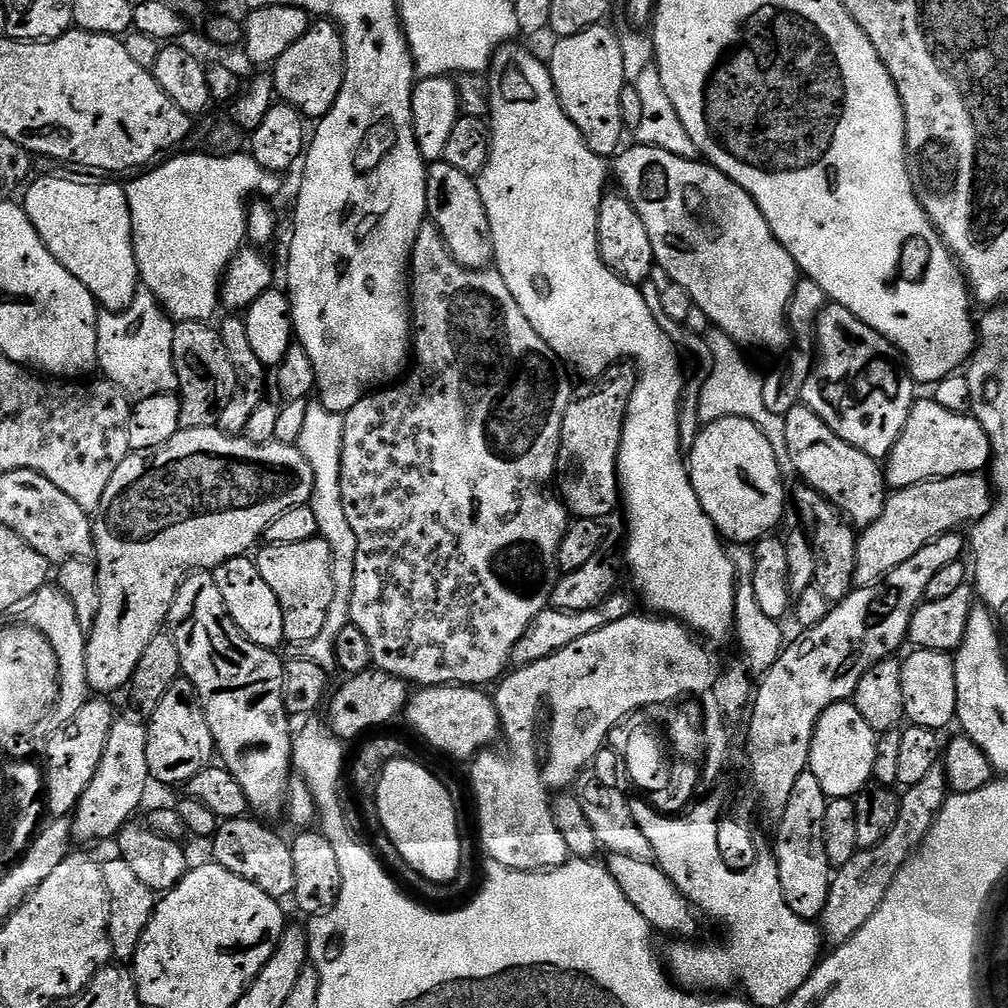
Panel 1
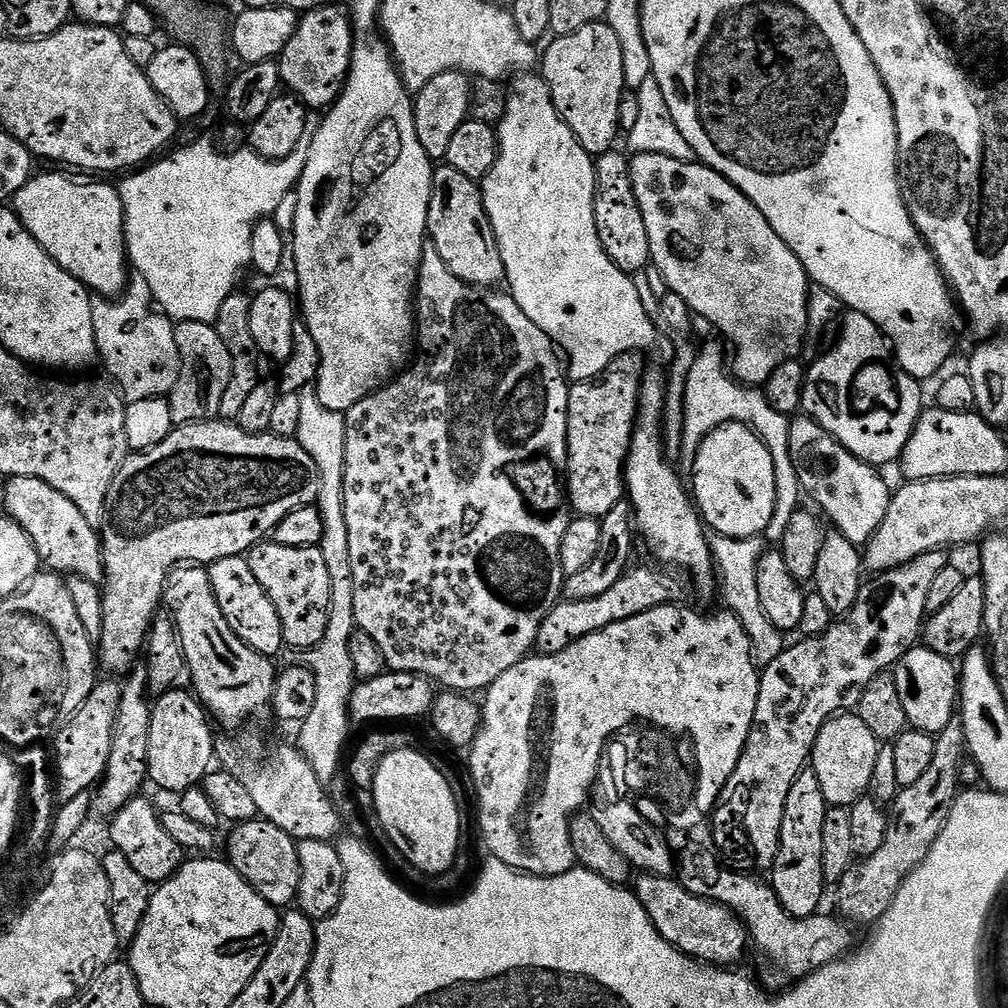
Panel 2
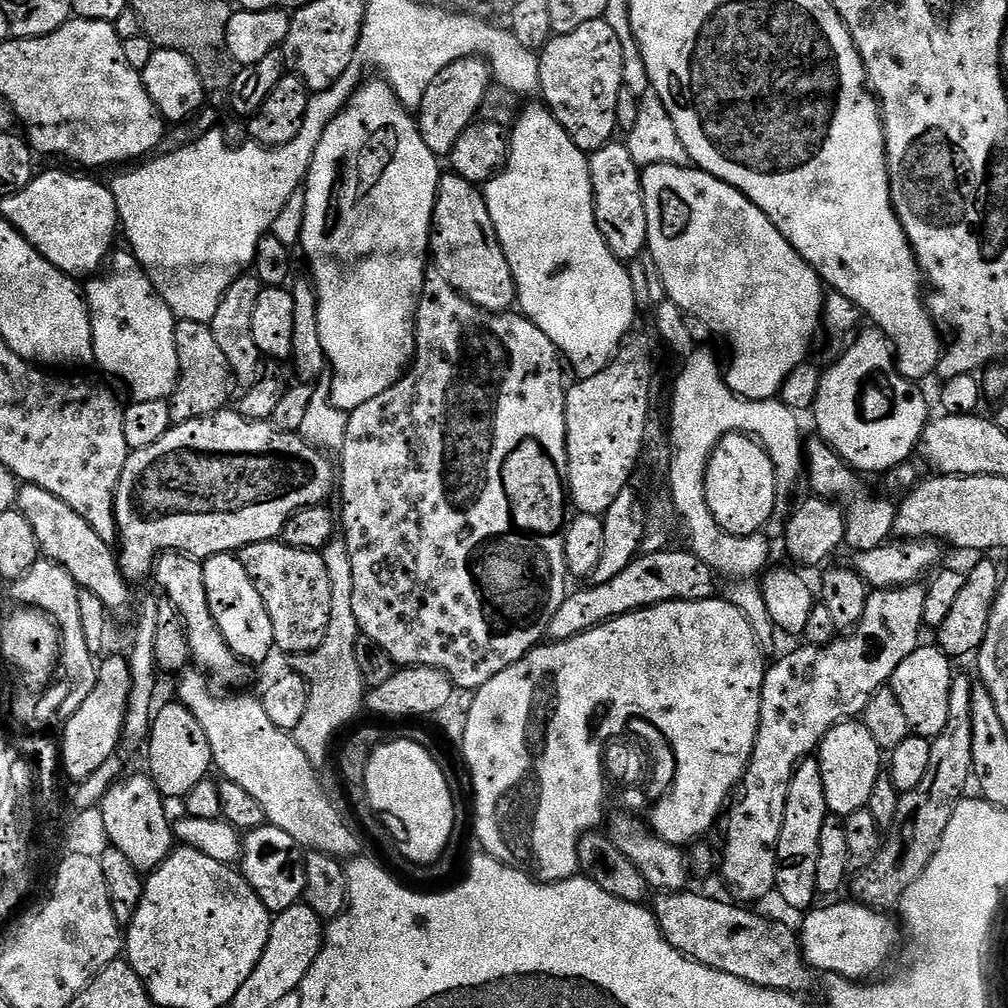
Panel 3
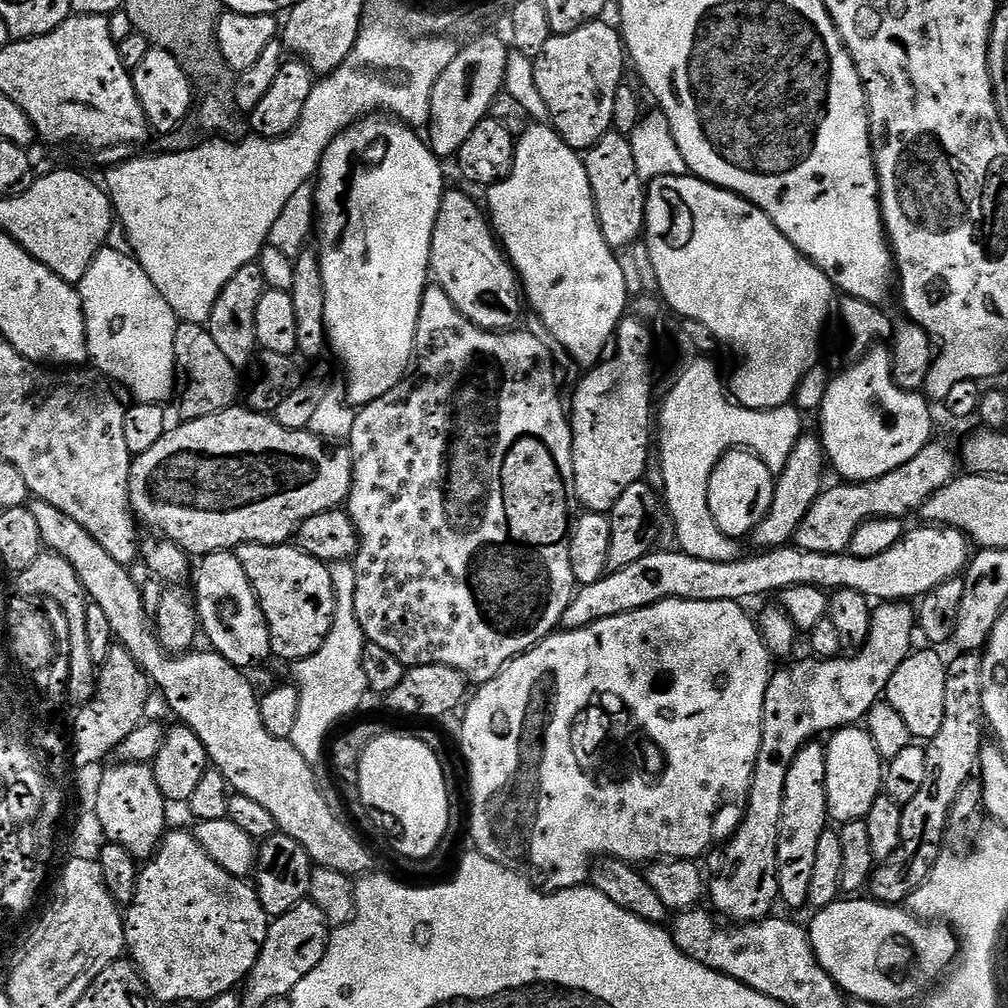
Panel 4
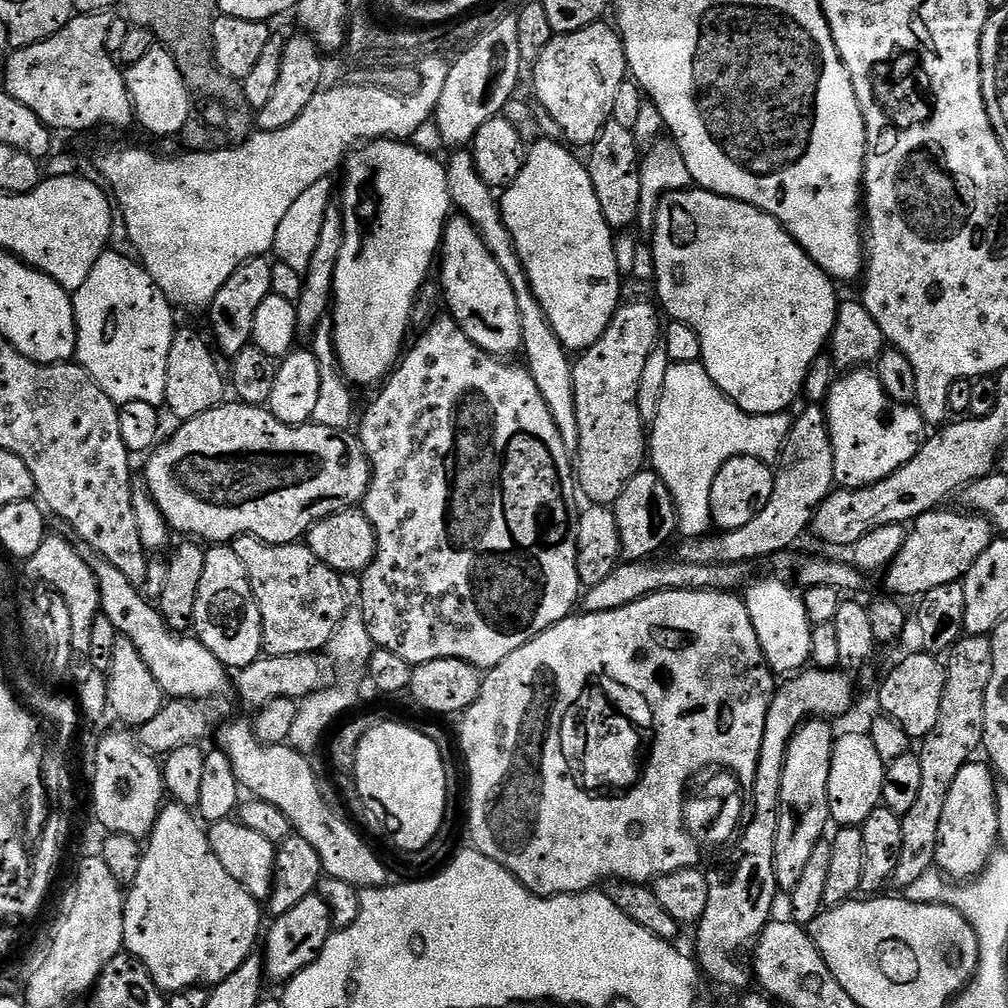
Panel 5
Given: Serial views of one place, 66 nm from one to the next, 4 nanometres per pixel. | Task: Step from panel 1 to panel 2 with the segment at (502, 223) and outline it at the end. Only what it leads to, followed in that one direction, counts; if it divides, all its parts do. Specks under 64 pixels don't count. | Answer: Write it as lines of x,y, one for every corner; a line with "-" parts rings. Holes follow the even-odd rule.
513,75
511,77
511,80
513,79
512,85
508,84
506,88
505,114
503,120
498,124
500,153
494,162
494,170
490,170
490,174
486,174
486,178
482,181
486,214
494,226
494,234
504,263
506,288
514,298
514,302
518,302
518,306
526,314
526,318
530,318
530,322
534,322
534,326
538,326
552,339
552,343
566,357
567,371
573,377
580,372
592,372
597,377
601,376
606,370
606,366
610,366
610,362
614,362
614,358
618,358
623,352
649,350
648,348
654,347
658,324
646,316
638,291
635,290
633,277
629,273
623,272
618,266
614,266
614,262
606,254
606,250
598,238
598,230
594,222
594,202
596,201
596,166
594,158
589,152
582,150
582,146
578,142
578,138
574,138
570,126
566,126
566,122
560,120
560,115
550,98
550,90
543,75
528,75
-
649,367
644,373
644,385
640,388
640,411
632,445
628,447
628,462
624,469
626,496
634,509
638,532
644,535
648,548
664,566
687,570
696,579
702,591
713,591
714,561
709,533
680,476
668,465
664,457
664,444
660,441
660,415
664,412
665,369

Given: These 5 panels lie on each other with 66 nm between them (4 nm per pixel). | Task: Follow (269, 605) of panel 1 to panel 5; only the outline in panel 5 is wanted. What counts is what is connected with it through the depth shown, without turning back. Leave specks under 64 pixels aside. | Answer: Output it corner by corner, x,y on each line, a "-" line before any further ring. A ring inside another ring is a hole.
212,546
206,551
206,566
198,582
192,628
196,639
229,670
239,670
261,659
264,652
262,614
246,578
242,558
230,546

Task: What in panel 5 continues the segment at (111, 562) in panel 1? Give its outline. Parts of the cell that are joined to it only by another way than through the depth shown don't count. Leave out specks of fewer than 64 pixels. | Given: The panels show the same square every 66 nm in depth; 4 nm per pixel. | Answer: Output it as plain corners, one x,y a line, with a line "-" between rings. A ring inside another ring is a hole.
225,402
179,427
147,457
143,483
173,533
184,532
180,534
212,546
227,545
239,536
256,536
265,544
303,541
314,522
343,508
357,507
372,480
368,455
351,431
311,422
283,424
264,406

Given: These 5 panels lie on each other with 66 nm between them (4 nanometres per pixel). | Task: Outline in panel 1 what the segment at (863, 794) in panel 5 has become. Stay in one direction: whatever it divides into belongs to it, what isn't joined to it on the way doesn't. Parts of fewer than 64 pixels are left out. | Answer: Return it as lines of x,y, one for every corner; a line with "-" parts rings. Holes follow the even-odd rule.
851,702
832,704
818,718
810,746
808,771
818,778
829,798
854,798
872,780
878,733

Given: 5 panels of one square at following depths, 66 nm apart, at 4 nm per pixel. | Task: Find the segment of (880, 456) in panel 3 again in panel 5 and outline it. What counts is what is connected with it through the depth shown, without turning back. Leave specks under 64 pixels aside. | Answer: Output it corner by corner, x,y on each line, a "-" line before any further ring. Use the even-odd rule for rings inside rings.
857,370
836,379
828,392
826,411
828,433
834,450
834,474
836,484
841,488
865,488
867,484
894,474
894,470
906,466
906,462
918,454
920,445
926,439
926,425
920,411
912,404
899,404
892,400
886,394
879,375
872,370

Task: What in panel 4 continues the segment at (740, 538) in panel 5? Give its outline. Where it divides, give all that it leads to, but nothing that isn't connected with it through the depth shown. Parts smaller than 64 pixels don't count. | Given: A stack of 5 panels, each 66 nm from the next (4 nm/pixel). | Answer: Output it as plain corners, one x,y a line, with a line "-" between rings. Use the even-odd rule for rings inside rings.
802,434
798,438
798,442
790,454
790,462
786,462
786,470
782,470
778,474
770,510
750,537
751,543
757,544
755,546
757,549
767,550
785,547
795,537
798,526
802,526
802,518
806,518
806,510
810,510
810,506
814,506
814,498
818,498
825,487
826,457
824,444
819,435
808,435

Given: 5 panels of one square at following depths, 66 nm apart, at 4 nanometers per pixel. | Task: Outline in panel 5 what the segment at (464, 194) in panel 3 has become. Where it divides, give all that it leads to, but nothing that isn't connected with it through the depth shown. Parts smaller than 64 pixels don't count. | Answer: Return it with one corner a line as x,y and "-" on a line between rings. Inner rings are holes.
459,214
453,215
444,226
444,236
440,240
438,253
438,272
440,268
440,284
444,287
444,300
448,303
447,311
458,327
464,331
466,338
474,342
484,352
491,356
512,358
522,348
522,318
518,314
518,298
514,294
514,288
510,286
510,280
506,278
498,262
494,262
494,256
490,250
486,250
486,242
478,234
476,227

